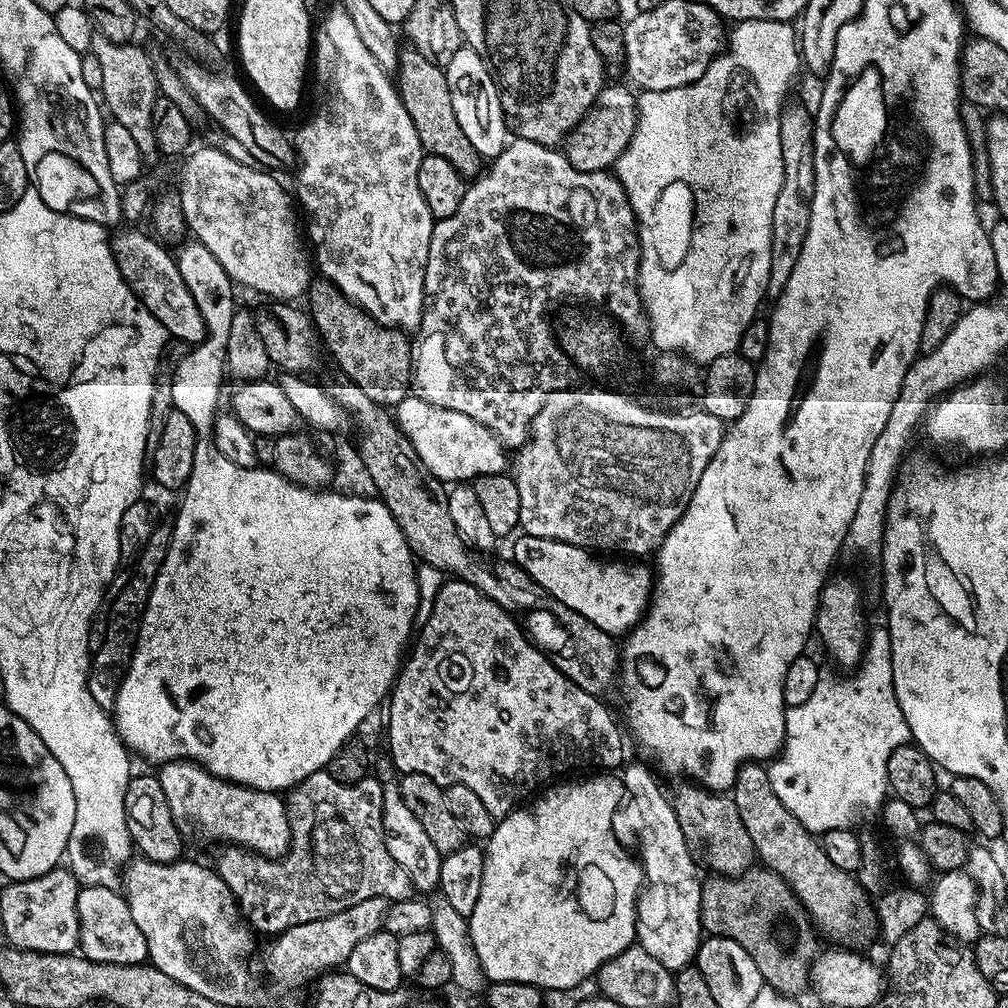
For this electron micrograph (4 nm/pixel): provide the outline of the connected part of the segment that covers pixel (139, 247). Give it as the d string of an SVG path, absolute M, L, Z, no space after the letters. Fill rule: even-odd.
M125 227L125 232L111 237L112 253L116 259L122 278L130 286L130 290L158 318L165 333L172 336L184 346L195 346L203 342L206 329L202 322L202 314L198 314L198 306L194 298L190 298L190 290L186 290L186 282L182 282L182 274L176 265L176 257L155 235L147 231L139 232L139 227Z

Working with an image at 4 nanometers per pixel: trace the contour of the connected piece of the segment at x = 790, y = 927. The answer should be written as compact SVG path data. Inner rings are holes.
M753 866L741 876L722 876L712 874L700 885L700 926L708 936L721 936L730 938L754 958L754 966L758 966L758 974L762 974L765 985L776 992L782 992L786 996L799 997L803 988L810 984L812 964L808 956L816 956L812 953L812 940L816 936L808 936L808 927L804 924L808 912L805 908L799 910L796 907L799 899L792 893L790 885L776 872L765 867Z

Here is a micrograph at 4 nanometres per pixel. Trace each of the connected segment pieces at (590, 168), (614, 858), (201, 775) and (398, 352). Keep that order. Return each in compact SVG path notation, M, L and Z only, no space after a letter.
M611 84L602 88L592 108L566 139L566 155L570 166L583 172L608 172L624 153L626 146L630 146L630 138L634 138L636 96L631 87L628 89L620 84Z
M616 774L600 775L604 776L592 776L589 780L572 780L569 784L556 782L545 787L531 801L533 804L529 808L520 806L509 812L497 823L492 835L487 837L485 844L488 845L483 845L482 848L486 861L486 867L482 870L482 890L479 891L477 905L468 917L468 925L474 942L474 950L478 950L482 970L489 981L526 982L541 990L573 988L583 980L593 979L610 958L622 954L622 950L633 947L636 940L636 901L639 900L640 889L645 883L644 870L640 867L639 859L620 843L620 839L616 837L612 829L612 819L624 799L624 781Z
M173 760L171 764L163 765L163 767L161 767L159 769L158 775L160 777L160 785L162 786L162 792L164 794L166 794L166 800L168 802L168 805L170 806L170 810L172 811L173 816L175 816L177 818L183 818L183 816L185 816L186 819L193 820L193 822L196 823L198 827L200 827L200 832L201 832L202 835L205 836L206 839L208 839L208 840L221 840L221 842L224 843L224 844L237 844L237 846L240 847L240 848L249 848L250 851L257 852L257 854L258 854L257 857L260 857L260 858L280 858L280 857L283 857L285 855L285 853L287 853L289 851L290 845L292 843L292 821L290 819L289 809L286 807L286 804L285 804L286 809L284 809L283 802L279 800L281 797L279 795L277 795L277 793L274 793L274 792L259 792L257 790L257 788L247 788L245 786L245 784L234 784L234 783L232 783L231 780L223 780L223 778L221 776L216 776L216 775L213 774L213 772L207 772L204 768L201 768L200 765L192 763L191 760Z
M316 278L308 285L306 293L307 311L310 313L312 323L316 325L317 333L322 341L323 347L332 351L336 364L345 372L351 383L357 384L368 397L374 398L376 404L383 408L395 409L398 402L402 402L410 395L410 385L414 380L414 348L403 331L395 328L386 328L383 324L377 324L367 312L356 307L352 301L347 300L329 280Z

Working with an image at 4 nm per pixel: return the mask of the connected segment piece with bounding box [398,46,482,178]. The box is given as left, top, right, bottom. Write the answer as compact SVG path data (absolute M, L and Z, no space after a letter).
M411 46L401 47L399 51L400 101L406 108L406 114L410 116L410 122L414 124L414 130L418 132L425 153L446 158L446 162L450 162L450 166L454 166L465 178L475 177L481 171L482 157L474 150L474 146L470 146L470 138L462 134L454 118L454 110L450 106L450 86L444 77L444 68L422 58L422 54L418 54L418 50Z

